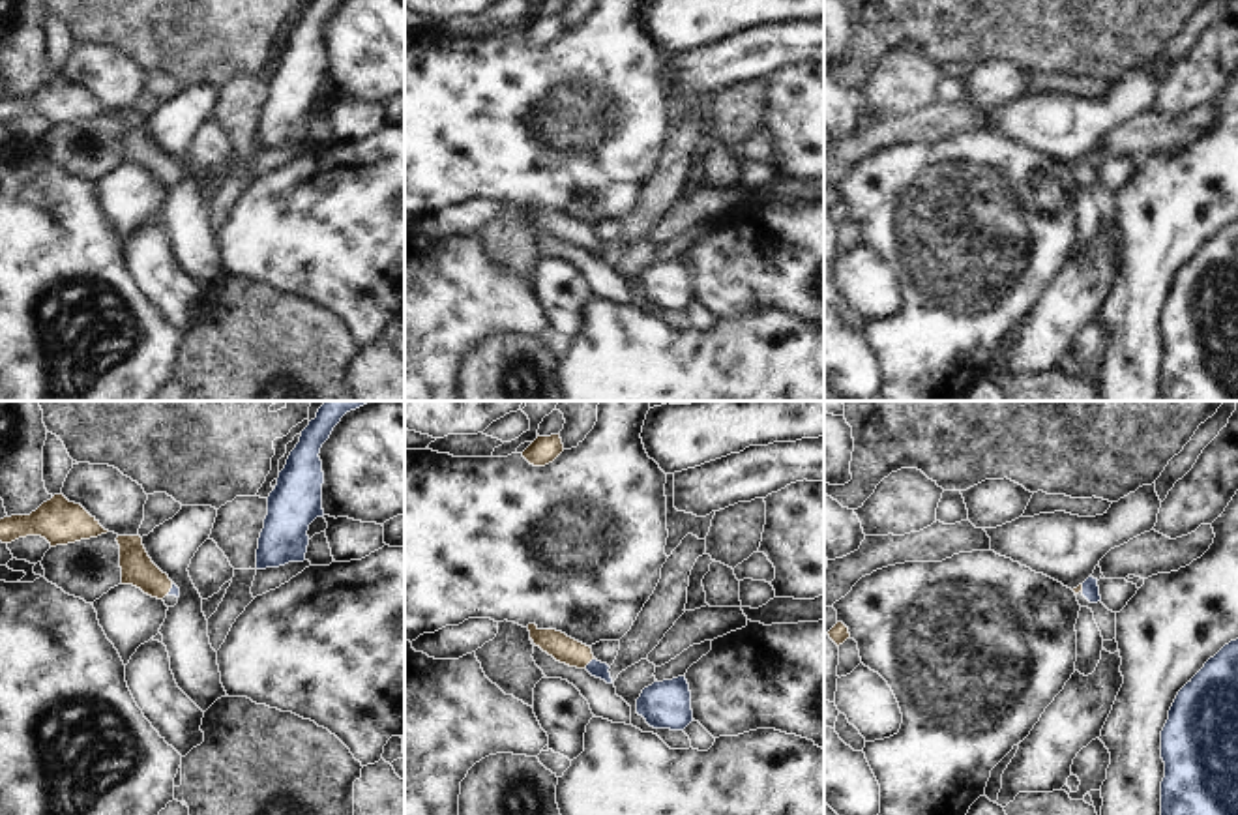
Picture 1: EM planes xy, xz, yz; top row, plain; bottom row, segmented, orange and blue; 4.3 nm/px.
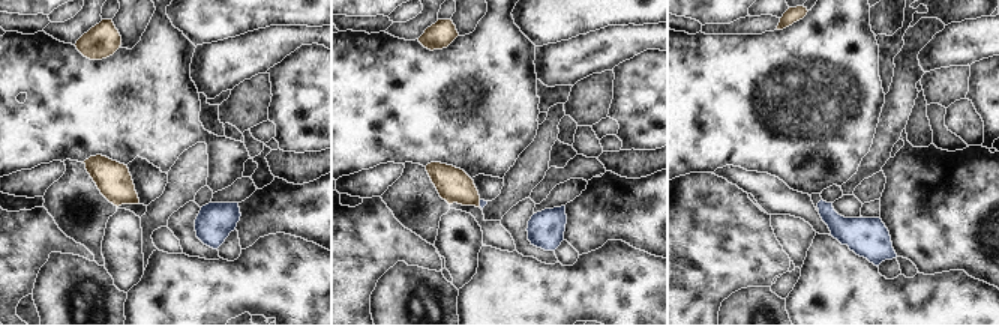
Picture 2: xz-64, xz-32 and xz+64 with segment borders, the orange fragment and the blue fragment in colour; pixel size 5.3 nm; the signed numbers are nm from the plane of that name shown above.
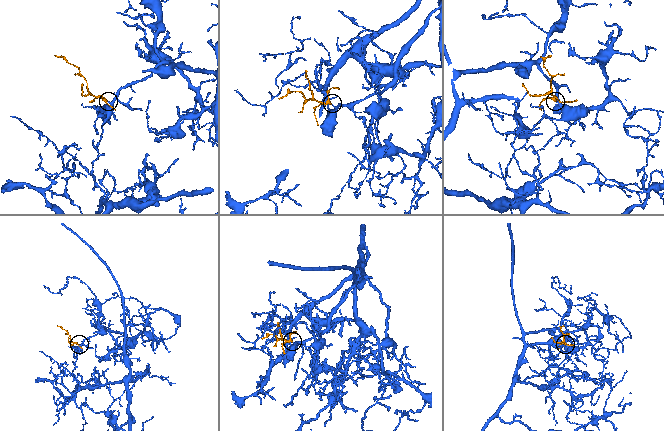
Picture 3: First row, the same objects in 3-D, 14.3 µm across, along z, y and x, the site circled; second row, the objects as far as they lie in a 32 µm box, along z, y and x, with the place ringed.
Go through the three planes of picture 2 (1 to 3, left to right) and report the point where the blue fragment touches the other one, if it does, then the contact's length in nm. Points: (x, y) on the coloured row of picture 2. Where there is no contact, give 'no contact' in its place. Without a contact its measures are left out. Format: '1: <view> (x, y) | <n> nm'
1: no contact
2: xz-32 (479, 203) | 40 nm
3: no contact

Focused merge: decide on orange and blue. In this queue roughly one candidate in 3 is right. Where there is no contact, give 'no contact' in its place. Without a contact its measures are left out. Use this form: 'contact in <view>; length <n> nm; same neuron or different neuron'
contact in xz; length 60 nm; same neuron

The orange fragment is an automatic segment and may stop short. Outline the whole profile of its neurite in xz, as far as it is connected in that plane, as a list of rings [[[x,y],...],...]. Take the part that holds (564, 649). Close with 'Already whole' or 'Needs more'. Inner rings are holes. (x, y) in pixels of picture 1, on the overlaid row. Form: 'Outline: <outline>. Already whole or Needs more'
Outline: [[[528,624],[530,639],[543,652],[553,656],[556,661],[569,667],[586,669],[592,676],[612,684],[609,665],[594,658],[592,648],[567,637],[556,630],[539,630],[536,624]]]. Needs more

